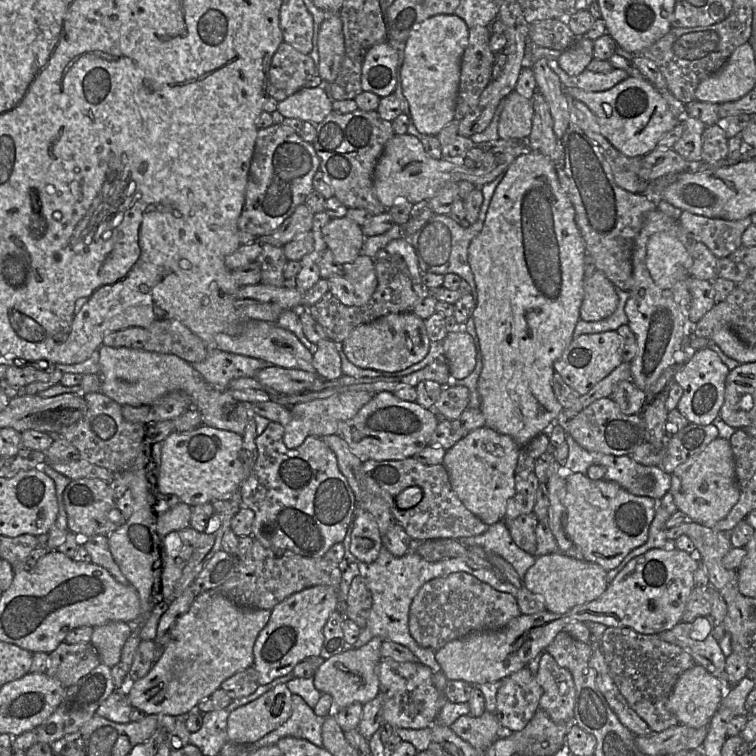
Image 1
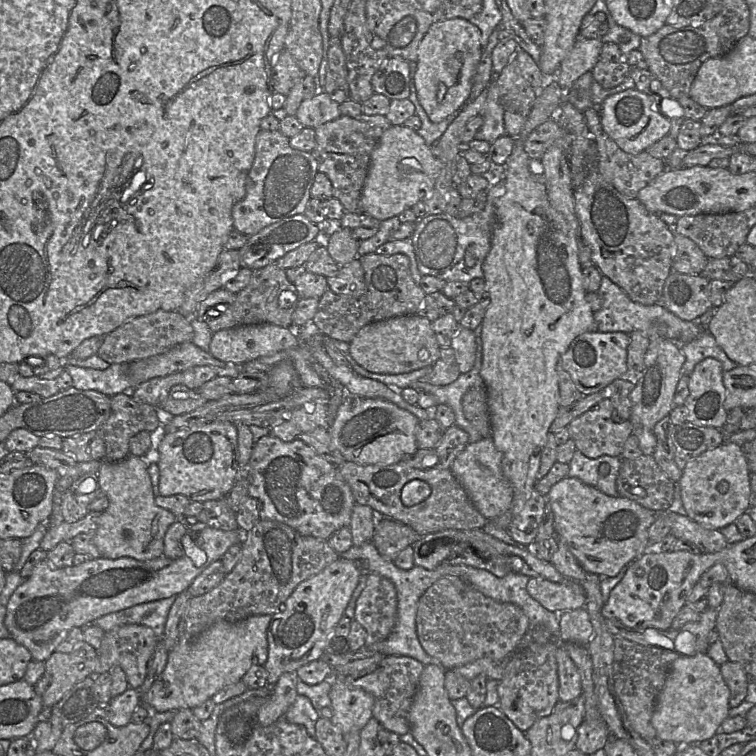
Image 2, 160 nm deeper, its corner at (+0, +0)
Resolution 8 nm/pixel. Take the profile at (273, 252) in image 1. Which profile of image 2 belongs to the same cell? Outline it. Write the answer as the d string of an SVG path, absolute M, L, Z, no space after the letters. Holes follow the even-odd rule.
M271 263L263 268L253 270L250 282L236 293L235 301L219 314L207 318L206 322L213 333L242 325L261 323L289 327L292 325L292 314L298 299L294 282L289 281L285 269L279 267L276 263Z

